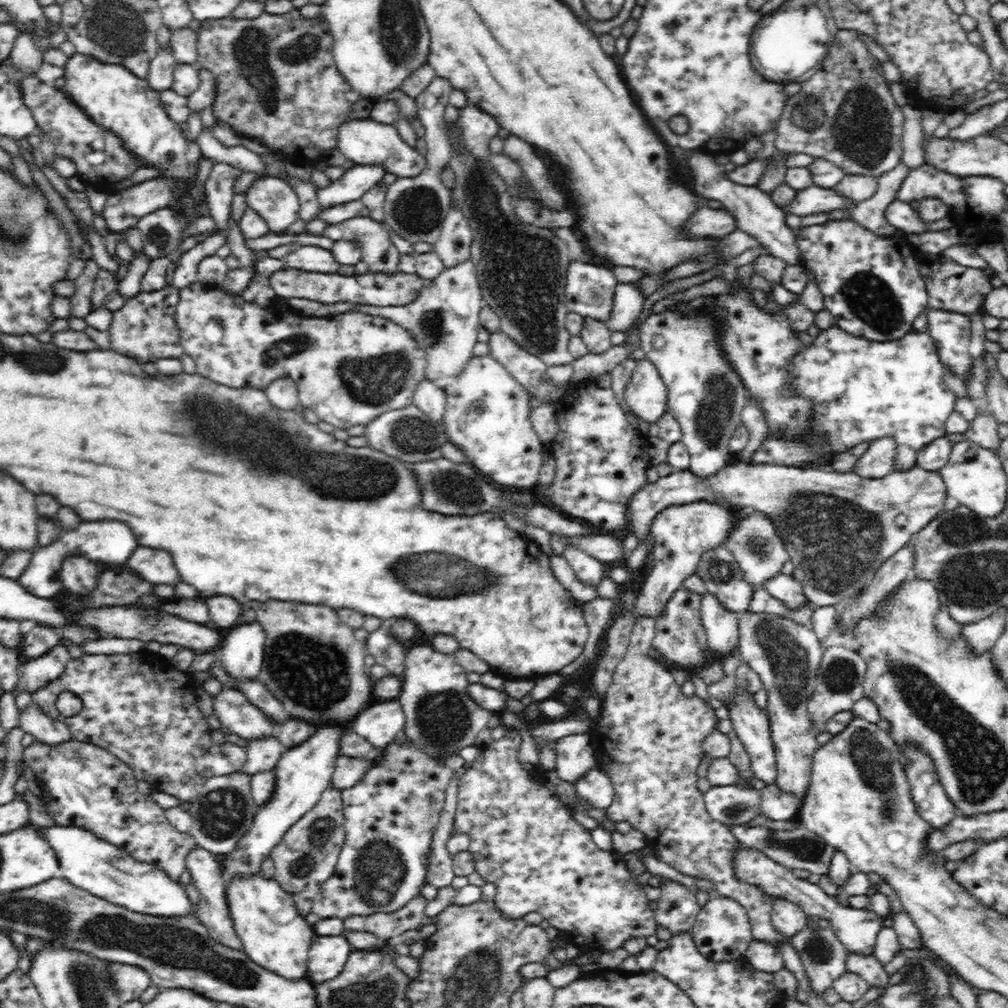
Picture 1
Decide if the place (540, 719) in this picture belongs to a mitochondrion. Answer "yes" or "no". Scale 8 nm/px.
no

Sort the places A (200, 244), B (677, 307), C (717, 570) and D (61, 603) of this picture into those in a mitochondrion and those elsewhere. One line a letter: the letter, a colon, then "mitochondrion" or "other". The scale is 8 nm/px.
A: other
B: other
C: mitochondrion
D: other

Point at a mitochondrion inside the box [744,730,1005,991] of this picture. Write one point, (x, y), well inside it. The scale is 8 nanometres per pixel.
(804, 848)

